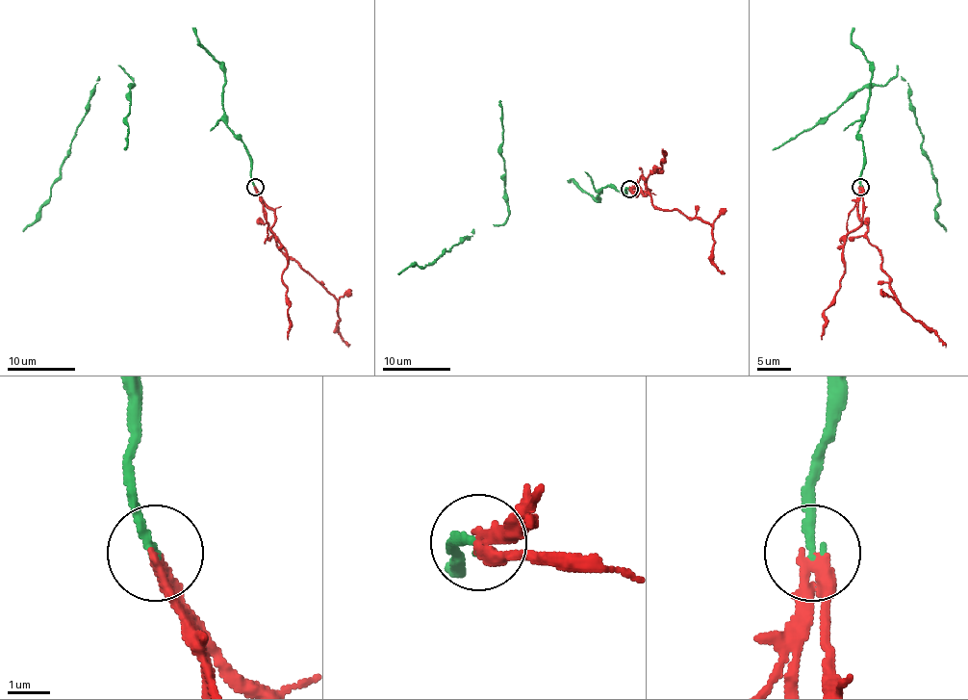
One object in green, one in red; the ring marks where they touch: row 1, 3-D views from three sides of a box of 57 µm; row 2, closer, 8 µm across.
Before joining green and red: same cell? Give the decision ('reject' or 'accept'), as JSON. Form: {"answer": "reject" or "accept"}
{"answer": "reject"}

